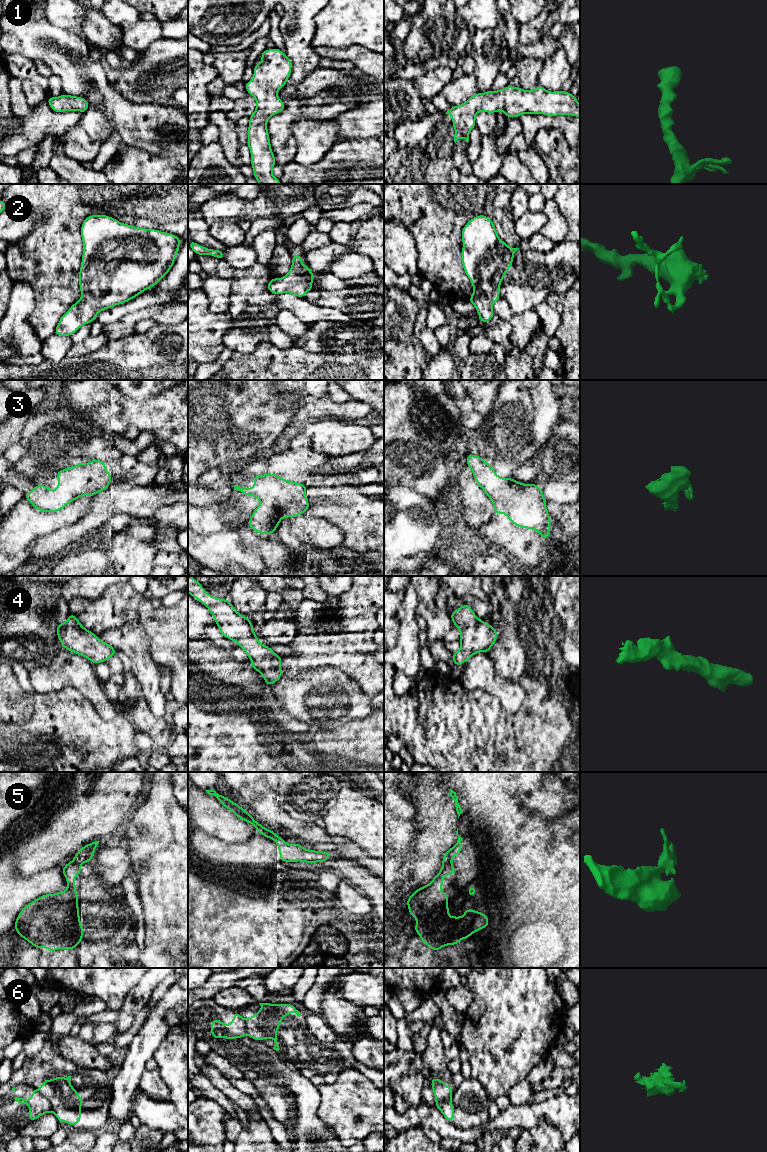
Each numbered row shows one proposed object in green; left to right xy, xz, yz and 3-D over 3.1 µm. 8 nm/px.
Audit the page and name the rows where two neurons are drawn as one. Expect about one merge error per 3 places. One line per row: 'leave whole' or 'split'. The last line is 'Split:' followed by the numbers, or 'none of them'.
1: leave whole
2: leave whole
3: leave whole
4: leave whole
5: split
6: split
Split: 5, 6

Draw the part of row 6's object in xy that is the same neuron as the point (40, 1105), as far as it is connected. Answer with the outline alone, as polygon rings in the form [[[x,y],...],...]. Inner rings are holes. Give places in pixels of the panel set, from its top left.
[[[33,1089],[30,1098],[33,1099],[31,1102],[28,1098],[18,1098],[15,1094],[12,1096],[12,1101],[15,1101],[17,1104],[29,1105],[29,1122],[35,1121],[43,1114],[53,1112],[50,1101],[37,1089]]]

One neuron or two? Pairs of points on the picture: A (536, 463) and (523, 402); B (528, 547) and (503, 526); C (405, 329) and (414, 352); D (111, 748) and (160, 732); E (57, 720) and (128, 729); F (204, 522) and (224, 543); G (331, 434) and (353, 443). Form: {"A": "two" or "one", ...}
{"A": "two", "B": "one", "C": "one", "D": "two", "E": "one", "F": "two", "G": "one"}

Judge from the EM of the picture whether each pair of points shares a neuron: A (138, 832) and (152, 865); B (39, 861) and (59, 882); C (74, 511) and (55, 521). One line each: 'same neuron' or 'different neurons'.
A: same neuron
B: different neurons
C: same neuron

